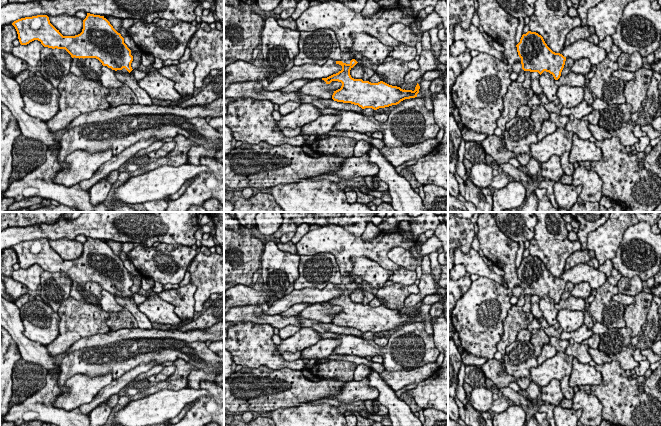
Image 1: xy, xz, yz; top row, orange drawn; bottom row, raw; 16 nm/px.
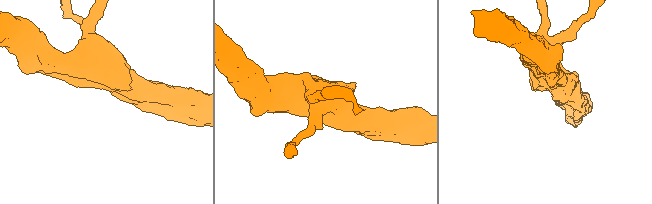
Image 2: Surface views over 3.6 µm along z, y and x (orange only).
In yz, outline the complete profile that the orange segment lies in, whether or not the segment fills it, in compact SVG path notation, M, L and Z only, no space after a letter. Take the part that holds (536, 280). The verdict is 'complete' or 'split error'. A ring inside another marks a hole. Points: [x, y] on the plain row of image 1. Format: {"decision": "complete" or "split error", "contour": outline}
{"decision": "complete", "contour": "M528 255L522 259L516 271L524 295L538 296L540 299L546 295L555 304L560 302L566 281L553 276L541 259Z"}

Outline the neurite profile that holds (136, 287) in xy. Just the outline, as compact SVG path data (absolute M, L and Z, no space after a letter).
M137 273L137 274L134 274L133 277L134 277L133 285L131 287L132 293L142 292L141 291L141 279L142 279L142 275L140 273Z

